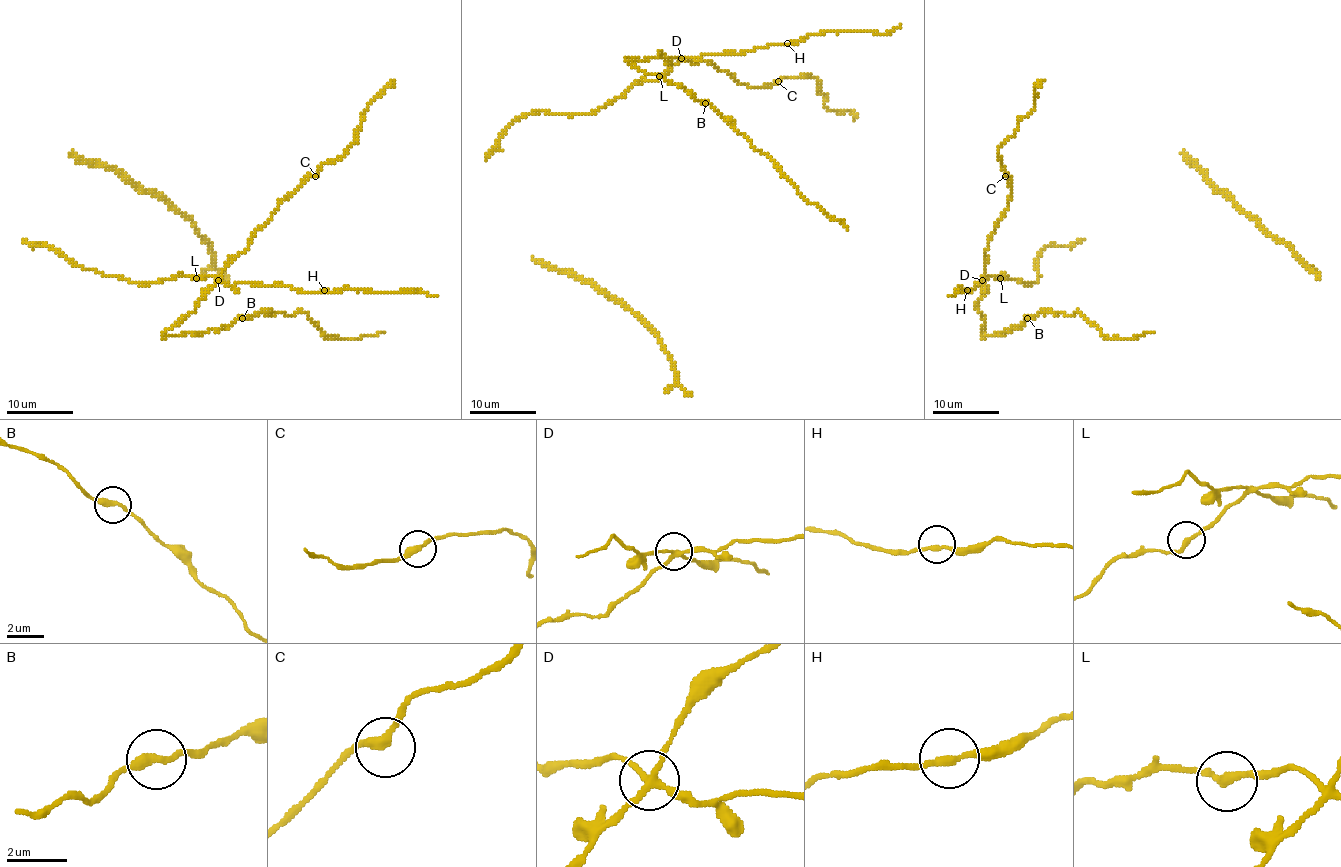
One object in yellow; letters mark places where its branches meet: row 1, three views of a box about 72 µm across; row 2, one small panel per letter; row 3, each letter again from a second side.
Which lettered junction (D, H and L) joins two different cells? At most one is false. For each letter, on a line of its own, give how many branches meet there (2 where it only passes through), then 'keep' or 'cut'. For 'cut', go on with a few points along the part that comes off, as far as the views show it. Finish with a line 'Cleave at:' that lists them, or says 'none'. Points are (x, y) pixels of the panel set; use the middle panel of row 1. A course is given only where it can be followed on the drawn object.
D: 4 branches meet; cut; foreign part runs (681, 58), (659, 53), (626, 60), (710, 103), (805, 199), (848, 231)
H: 2 branches meet; keep
L: 2 branches meet; keep
Cleave at: D

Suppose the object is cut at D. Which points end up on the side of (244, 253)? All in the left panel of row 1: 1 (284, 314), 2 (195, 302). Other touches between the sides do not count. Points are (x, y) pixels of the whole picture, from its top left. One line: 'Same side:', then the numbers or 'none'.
Same side: 1, 2

